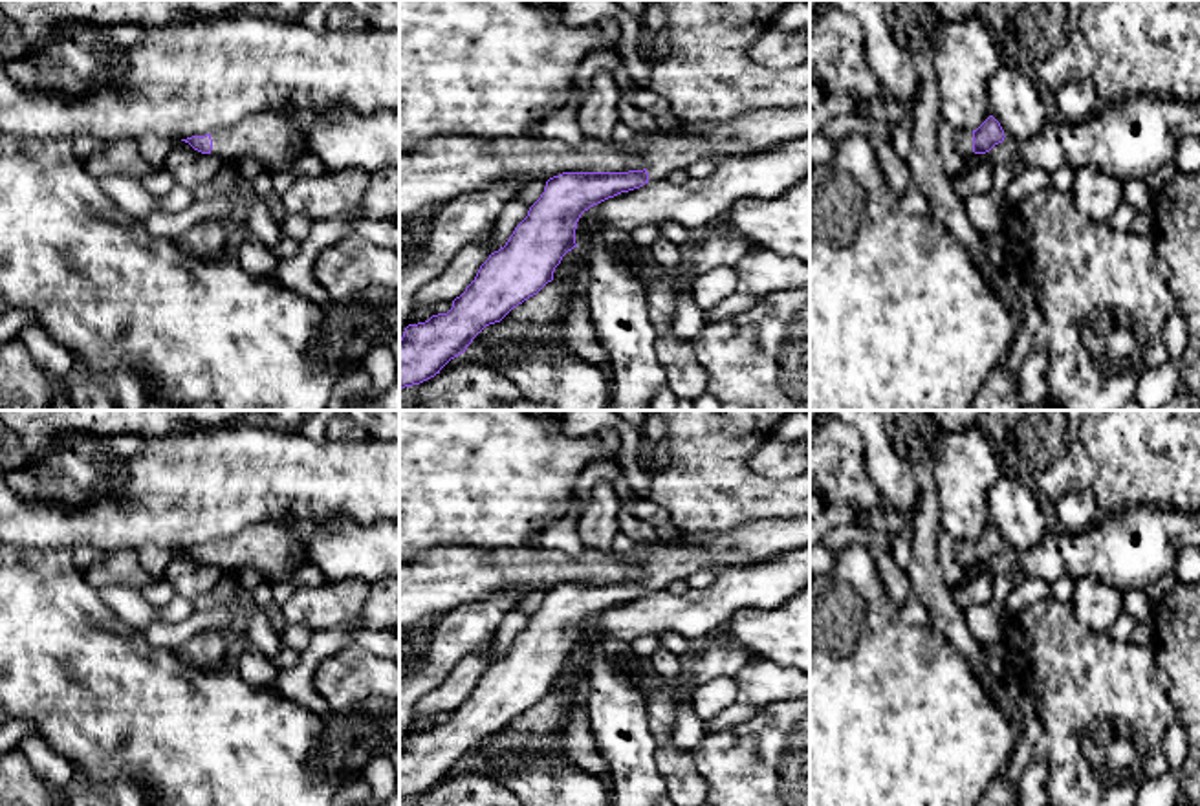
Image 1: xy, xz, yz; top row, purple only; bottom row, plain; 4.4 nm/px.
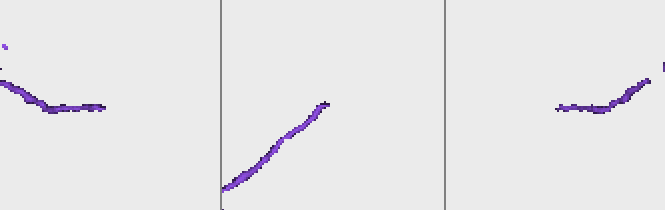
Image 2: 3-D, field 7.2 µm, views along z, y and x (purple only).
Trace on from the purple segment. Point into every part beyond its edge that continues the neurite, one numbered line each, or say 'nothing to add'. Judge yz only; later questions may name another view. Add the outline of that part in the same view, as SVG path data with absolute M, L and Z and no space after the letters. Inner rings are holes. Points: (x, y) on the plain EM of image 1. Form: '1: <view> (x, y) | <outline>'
1: yz (962, 548) | M955 540L955 561L964 570L975 566L975 562L973 562L973 540Z

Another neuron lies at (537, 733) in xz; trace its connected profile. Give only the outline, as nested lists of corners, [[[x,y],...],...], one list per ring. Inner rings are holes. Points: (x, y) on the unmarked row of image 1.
[[[551,691],[513,718],[500,733],[485,736],[465,762],[484,766],[526,758],[566,760],[562,731],[570,716],[564,692]]]

